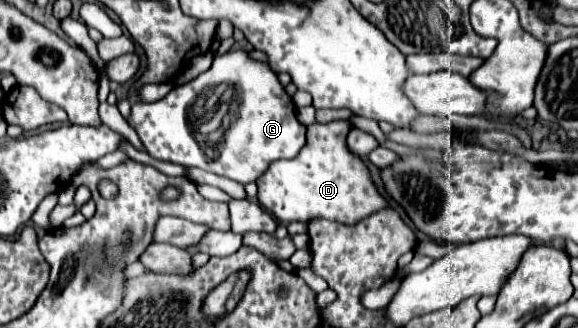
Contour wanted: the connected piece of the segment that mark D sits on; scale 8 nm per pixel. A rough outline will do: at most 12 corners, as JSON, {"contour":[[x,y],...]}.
{"contour":[[348,120],[256,180],[280,222],[354,224],[388,202],[346,148]]}

